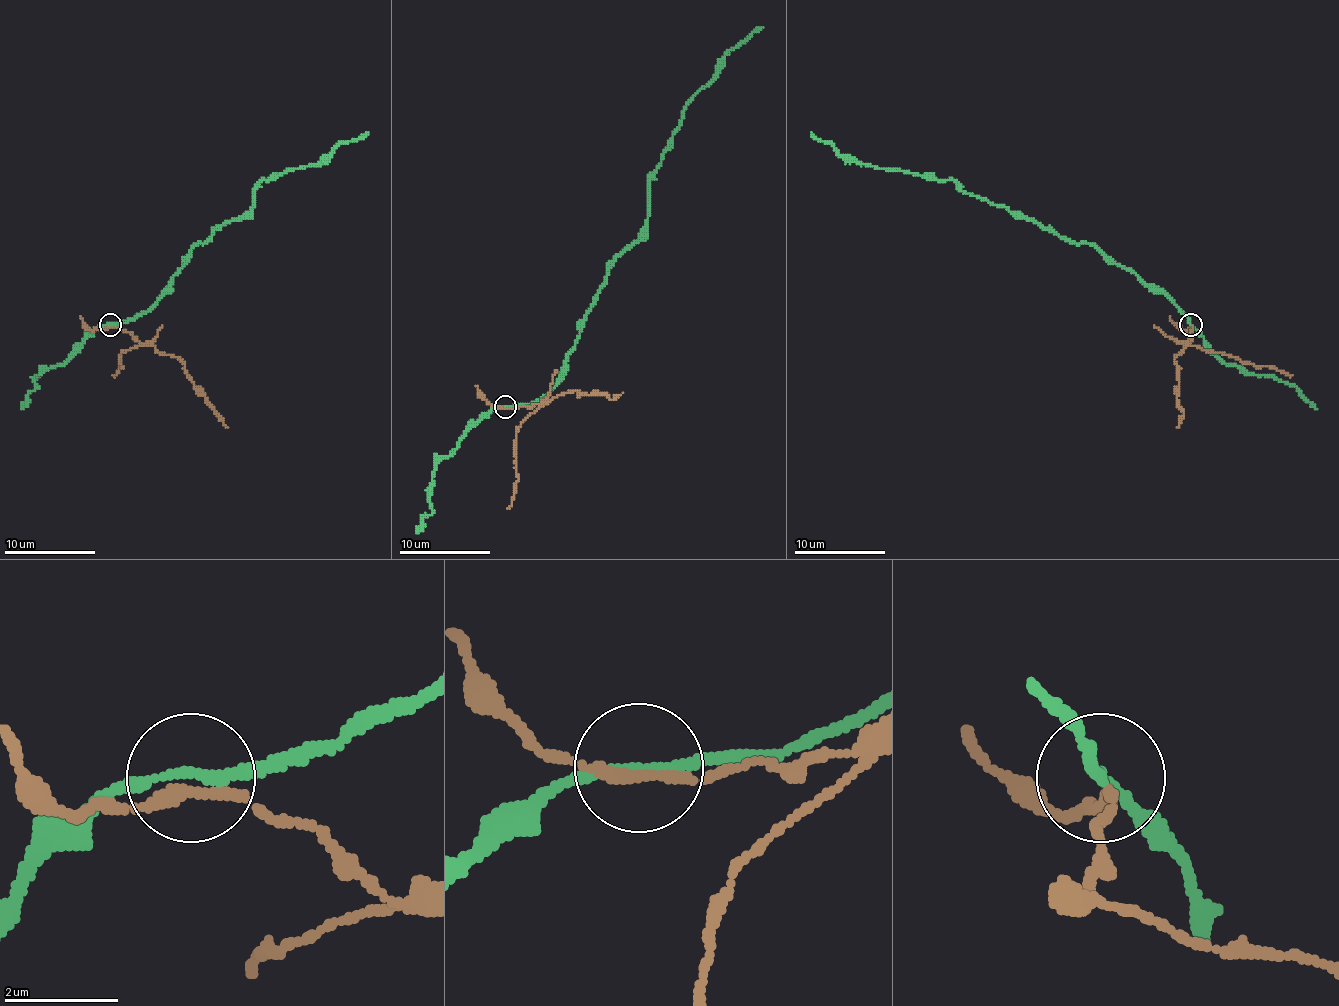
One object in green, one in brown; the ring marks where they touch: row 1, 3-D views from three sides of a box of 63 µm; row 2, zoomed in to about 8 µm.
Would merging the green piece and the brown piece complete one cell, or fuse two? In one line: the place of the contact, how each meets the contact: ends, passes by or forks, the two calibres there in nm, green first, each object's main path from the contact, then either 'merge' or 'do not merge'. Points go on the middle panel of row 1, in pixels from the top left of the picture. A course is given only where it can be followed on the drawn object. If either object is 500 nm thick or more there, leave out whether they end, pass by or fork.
at (505, 407); green passes by; brown passes by; 160 nm thick on the green side, 200 nm on the other; green runs (505, 406), (541, 399), (561, 379), (609, 265), (647, 220), (647, 179), (681, 111), (720, 61), (763, 27); brown runs (505, 408), (548, 404), (554, 397), (573, 390), (588, 395), (602, 392), (609, 399), (622, 392); do not merge

